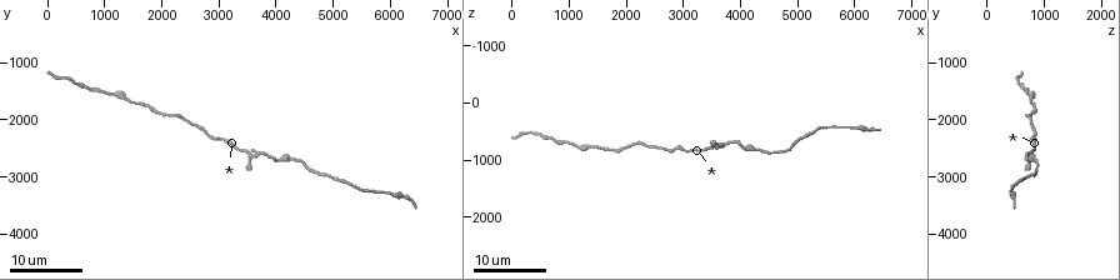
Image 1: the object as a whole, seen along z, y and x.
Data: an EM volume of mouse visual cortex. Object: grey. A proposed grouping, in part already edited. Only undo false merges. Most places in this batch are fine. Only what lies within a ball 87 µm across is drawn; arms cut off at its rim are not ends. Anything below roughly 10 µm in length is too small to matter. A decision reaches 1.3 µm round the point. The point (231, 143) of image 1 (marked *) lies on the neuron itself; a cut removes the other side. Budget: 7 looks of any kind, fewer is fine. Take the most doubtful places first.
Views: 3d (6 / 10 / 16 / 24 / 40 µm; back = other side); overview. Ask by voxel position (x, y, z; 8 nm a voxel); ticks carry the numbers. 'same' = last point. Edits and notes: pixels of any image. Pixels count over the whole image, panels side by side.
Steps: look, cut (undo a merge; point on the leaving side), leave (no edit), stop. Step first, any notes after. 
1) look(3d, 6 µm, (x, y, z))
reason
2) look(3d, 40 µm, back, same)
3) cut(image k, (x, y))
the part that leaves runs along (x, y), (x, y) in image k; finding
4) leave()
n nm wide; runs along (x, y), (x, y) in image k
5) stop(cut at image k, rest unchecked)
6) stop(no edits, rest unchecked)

look(3d, 16 µm, (1450, 1600, 800))
thick turns thin

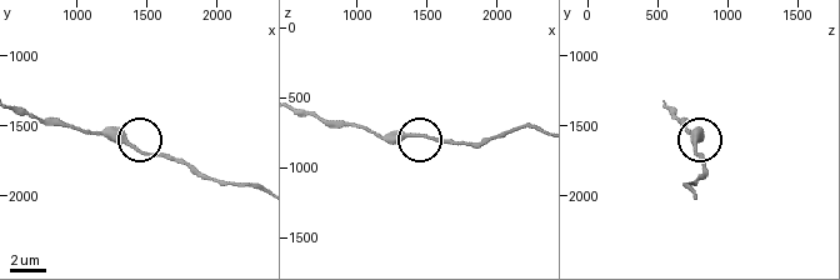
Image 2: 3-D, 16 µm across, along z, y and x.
look(3d, 10 µm, (1400, 1640, 760))

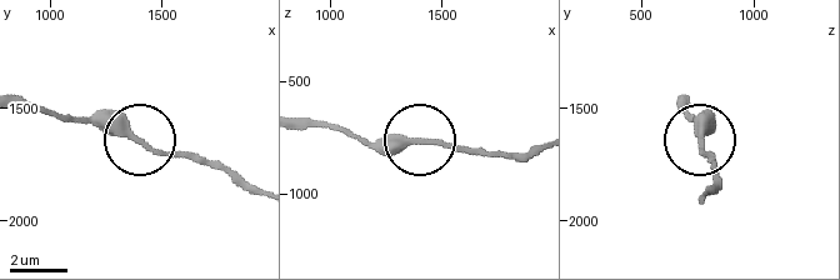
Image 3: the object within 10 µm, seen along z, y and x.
leave()
210 nm wide; continuous, no second neuron

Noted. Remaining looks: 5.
look(3d, 24 µm, (3400, 2500, 800))
side arm on a straight run

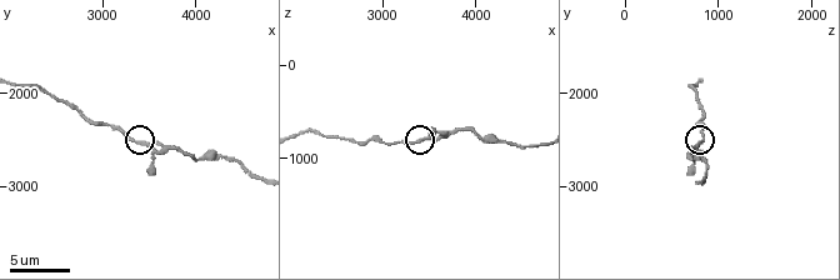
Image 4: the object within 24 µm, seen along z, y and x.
look(3d, 6 µm, (3450, 2500, 800))
zoom in

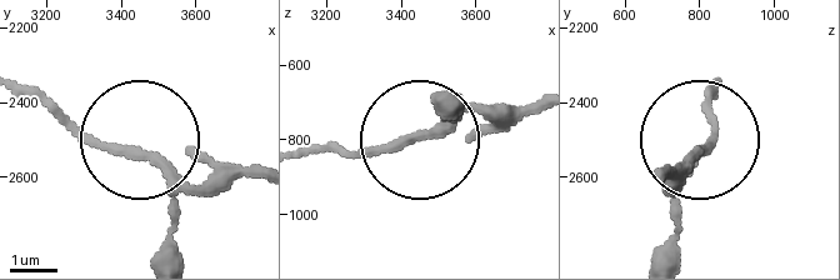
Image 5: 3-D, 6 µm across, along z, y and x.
leave()
170 nm wide; runs along (343, 151), (514, 104) in image 5; all the same neuron

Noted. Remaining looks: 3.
look(3d, 10 µm, (4300, 2700, 850))

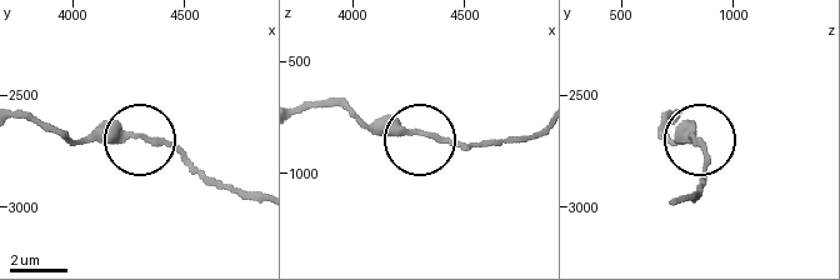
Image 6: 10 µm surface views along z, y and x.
leave()
runs along (23, 119), (79, 140), (159, 140), (199, 174) in image 6; one neuron here

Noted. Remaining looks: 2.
look(3d, 10 µm, (2350, 1950, 750))
thick turns thin

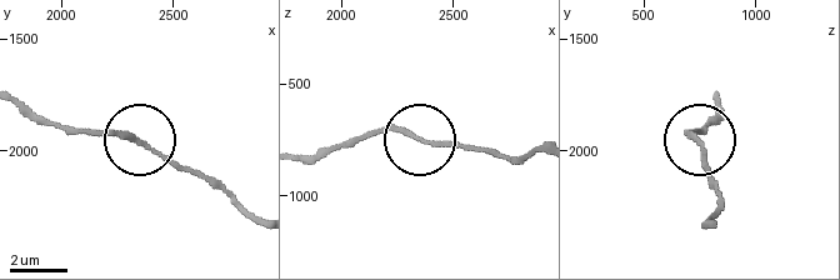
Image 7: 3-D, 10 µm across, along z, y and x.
look(3d, 6 µm, (2330, 1950, 730))

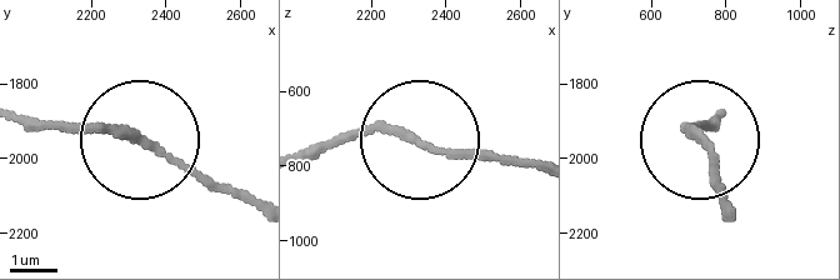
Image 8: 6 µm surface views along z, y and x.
leave()
runs along (529, 161), (445, 154), (374, 130), (318, 141) in image 8; one neuron here

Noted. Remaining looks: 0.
stop(no edits, rest unchecked)

